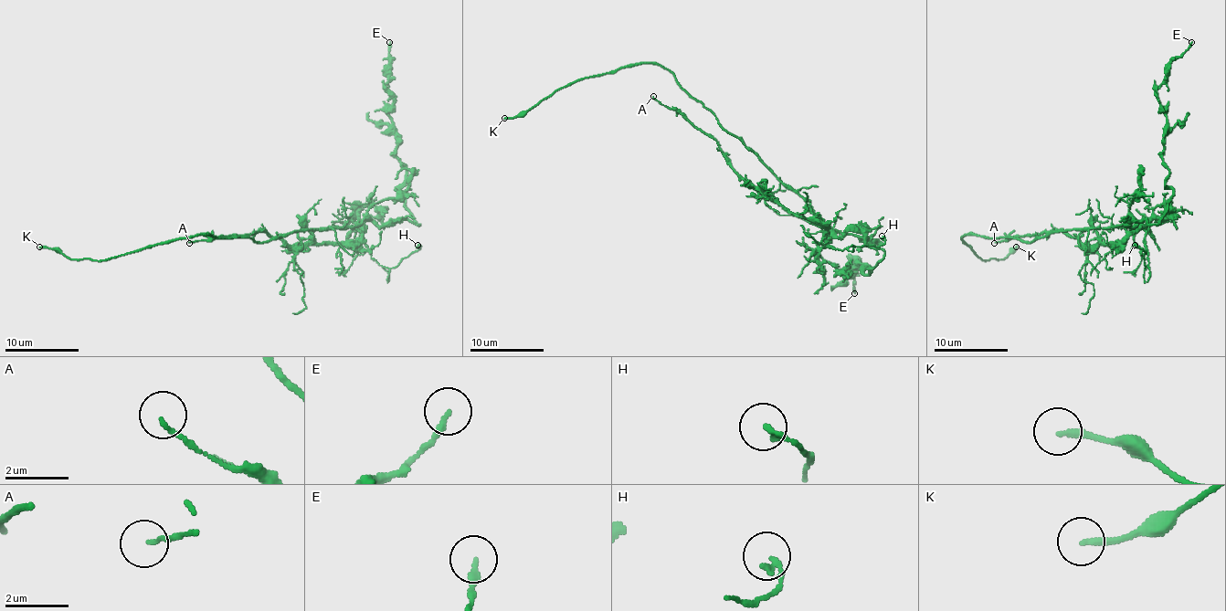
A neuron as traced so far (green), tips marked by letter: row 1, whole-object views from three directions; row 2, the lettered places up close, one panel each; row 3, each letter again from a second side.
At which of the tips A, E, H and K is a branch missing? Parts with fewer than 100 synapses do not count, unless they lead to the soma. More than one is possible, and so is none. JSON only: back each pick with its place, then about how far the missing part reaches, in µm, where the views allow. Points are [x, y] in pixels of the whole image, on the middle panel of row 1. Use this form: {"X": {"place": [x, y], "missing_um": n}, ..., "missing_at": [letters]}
{"K": {"place": [504, 118], "missing_um": 20}, "missing_at": ["K"]}

